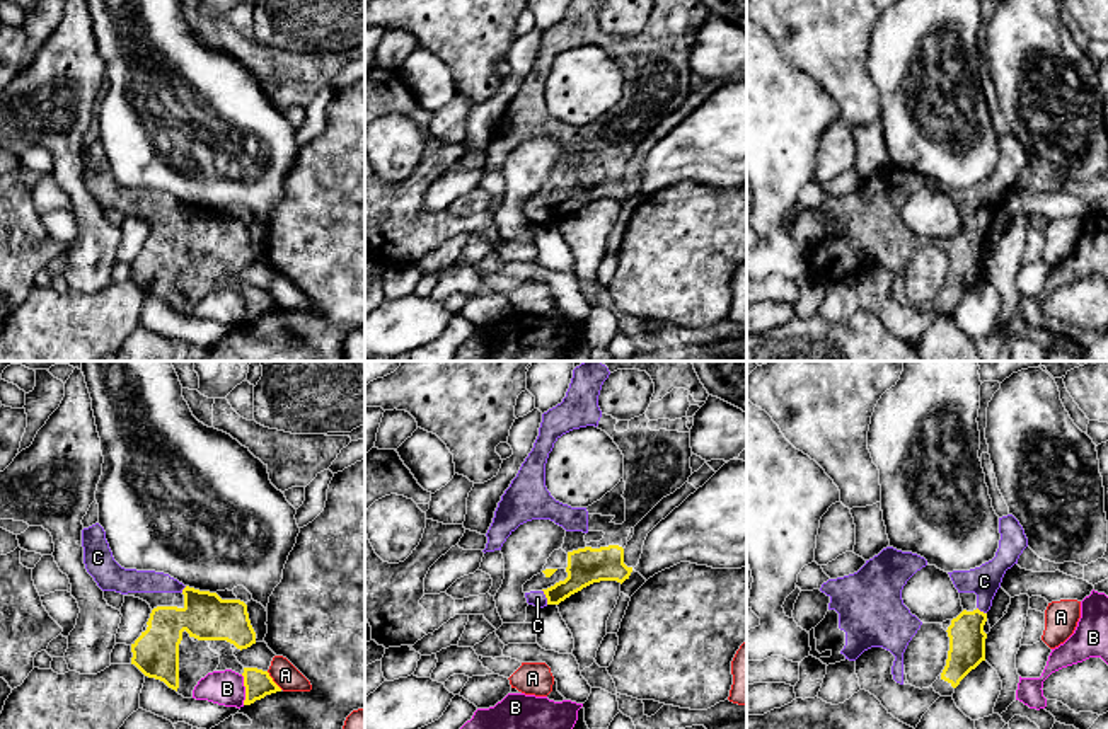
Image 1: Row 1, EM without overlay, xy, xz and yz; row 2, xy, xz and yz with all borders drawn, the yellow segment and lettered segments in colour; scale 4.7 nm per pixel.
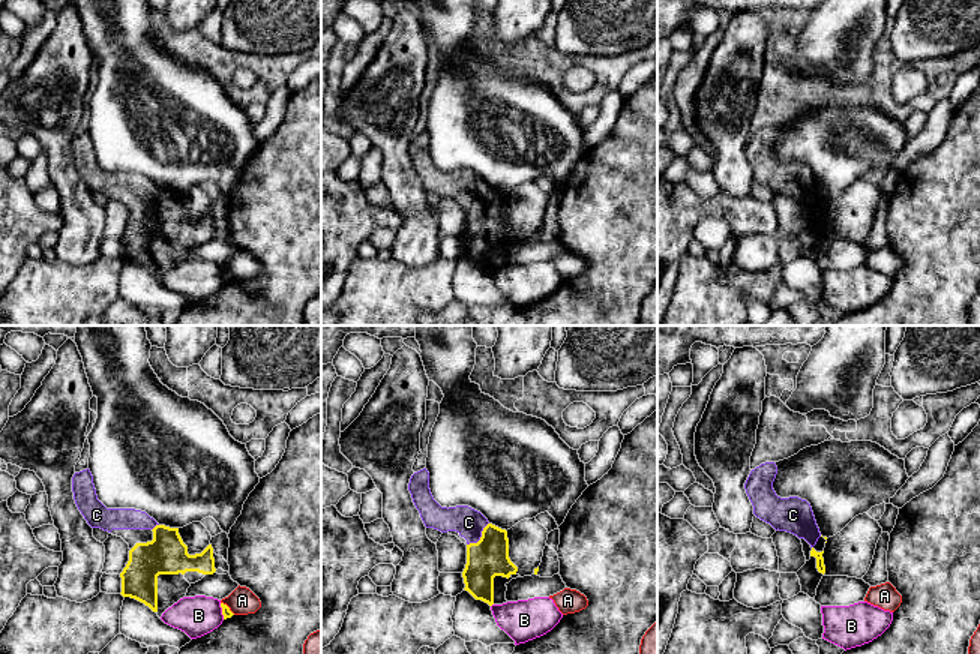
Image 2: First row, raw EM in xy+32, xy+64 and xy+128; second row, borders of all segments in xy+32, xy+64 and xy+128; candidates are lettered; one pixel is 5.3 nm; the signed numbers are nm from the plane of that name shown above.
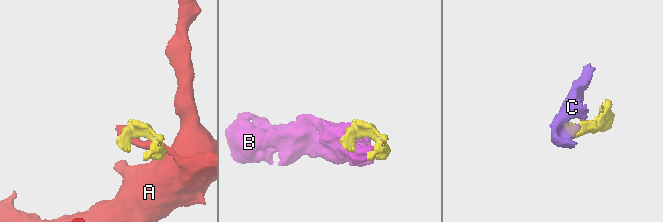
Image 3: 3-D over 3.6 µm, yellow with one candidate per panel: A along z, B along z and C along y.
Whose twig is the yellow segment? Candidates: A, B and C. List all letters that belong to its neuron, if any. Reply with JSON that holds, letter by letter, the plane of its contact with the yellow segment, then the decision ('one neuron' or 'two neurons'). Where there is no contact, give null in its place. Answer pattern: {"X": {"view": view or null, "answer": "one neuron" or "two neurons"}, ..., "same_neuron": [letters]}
{"A": {"view": "xy", "answer": "two neurons"}, "B": {"view": "xy", "answer": "two neurons"}, "C": {"view": "xz", "answer": "one neuron"}, "same_neuron": ["C"]}

